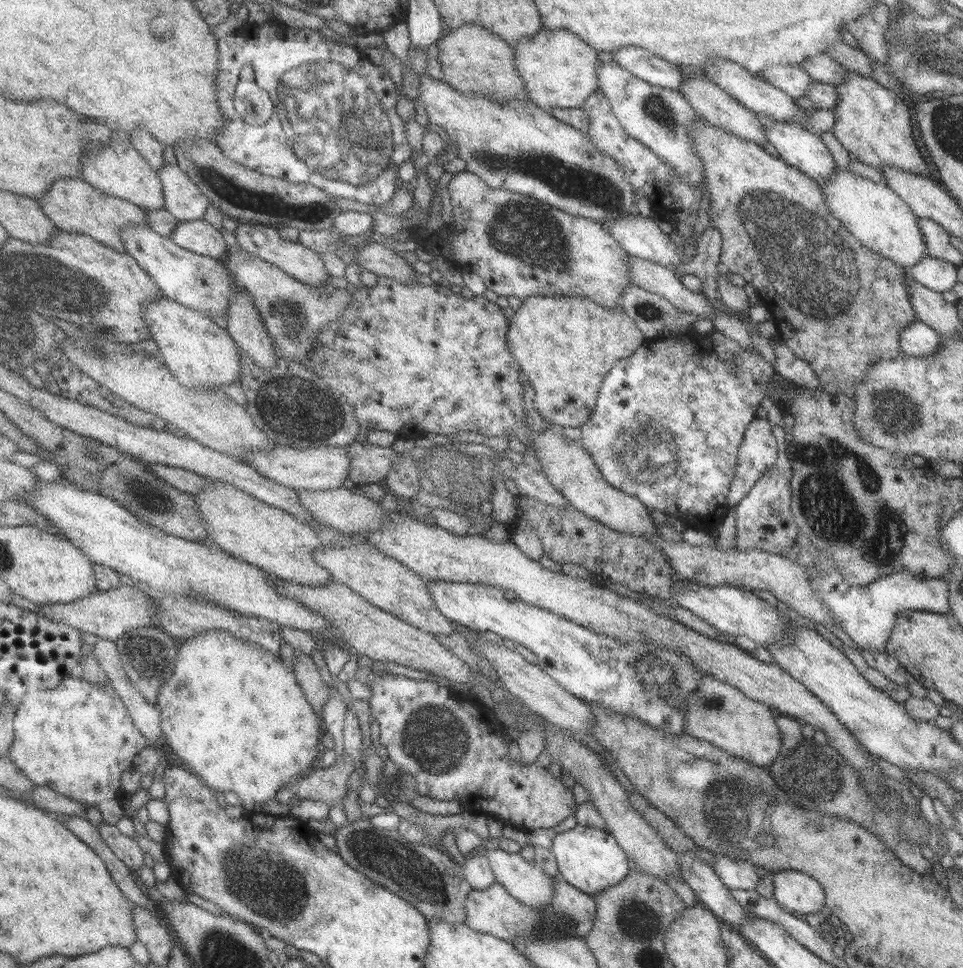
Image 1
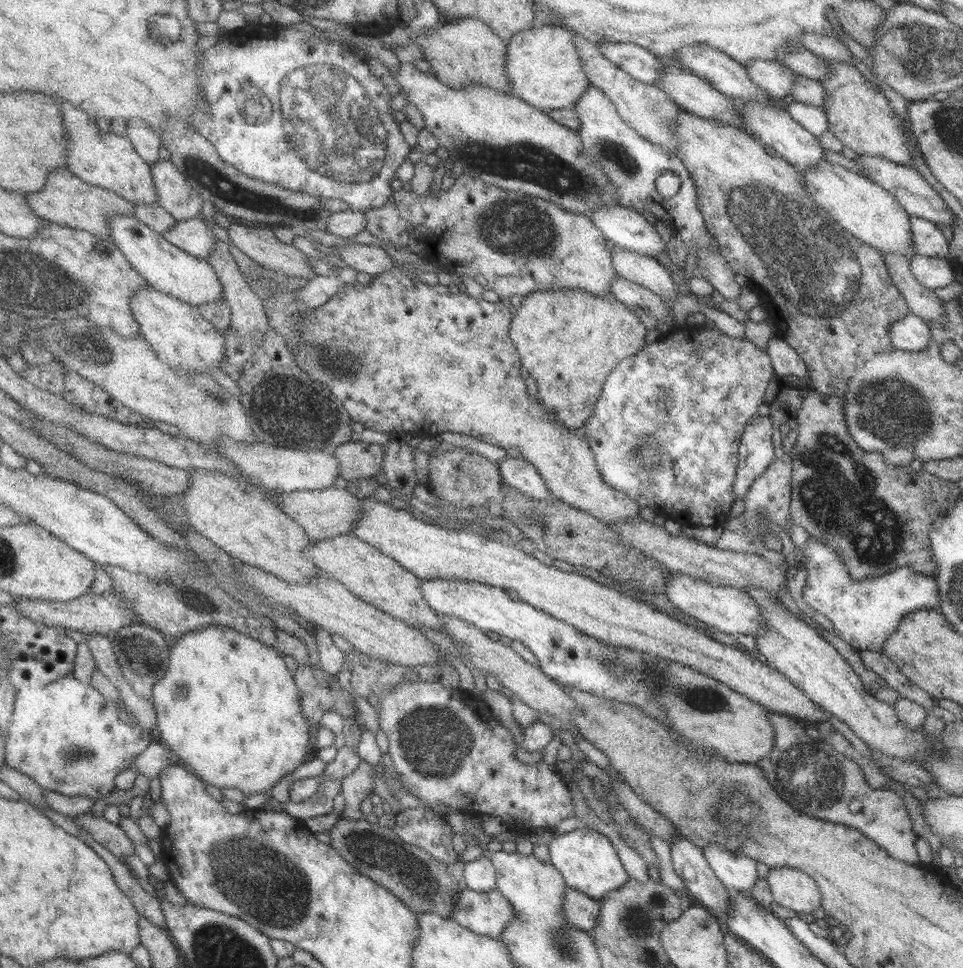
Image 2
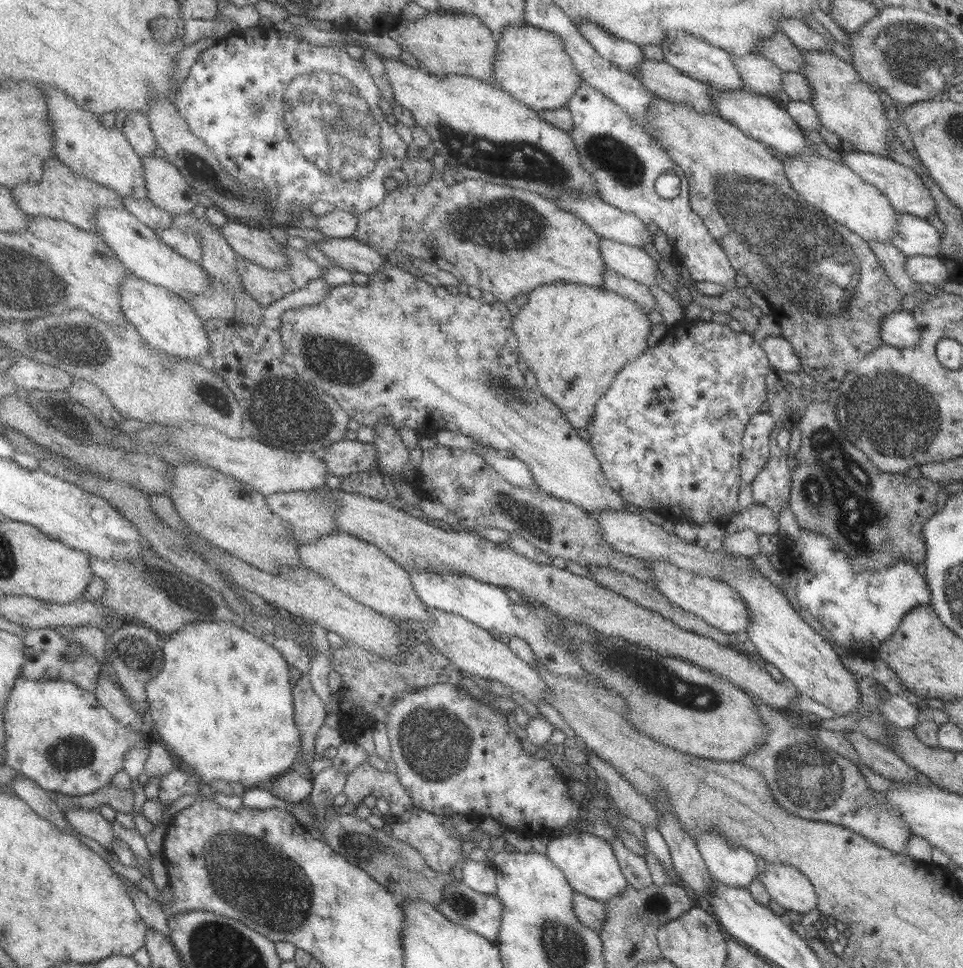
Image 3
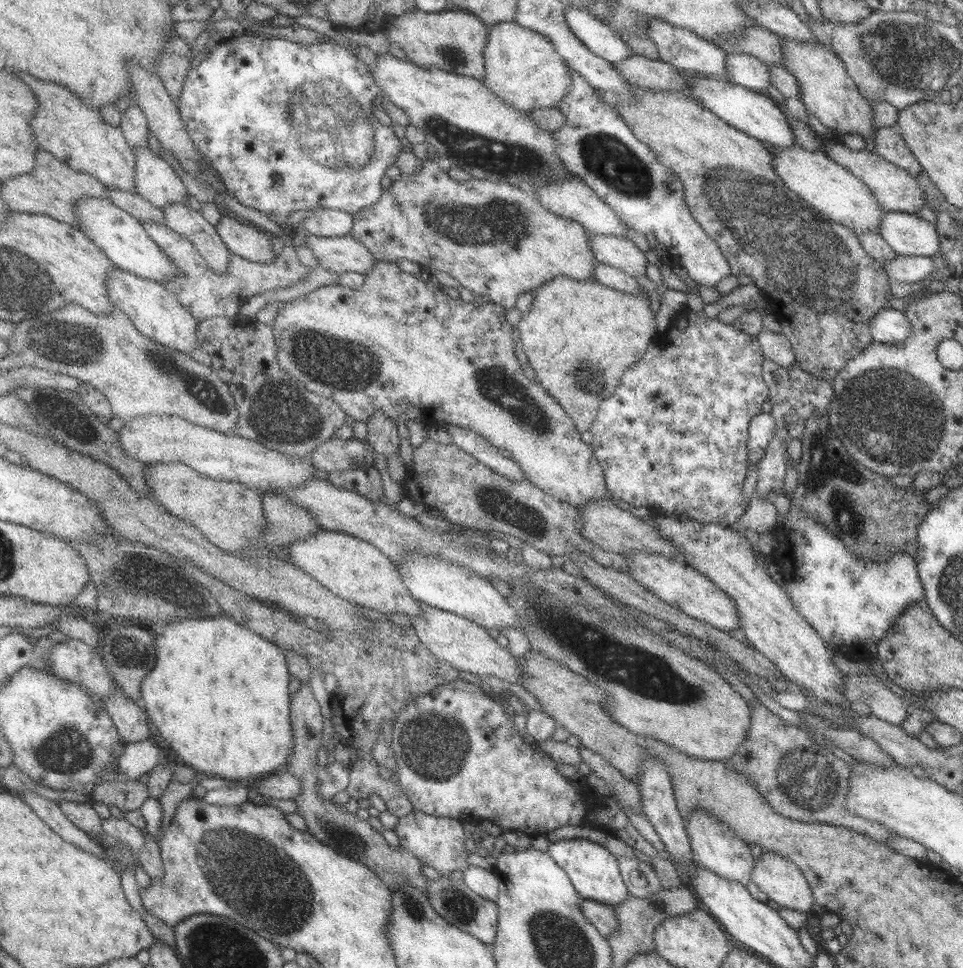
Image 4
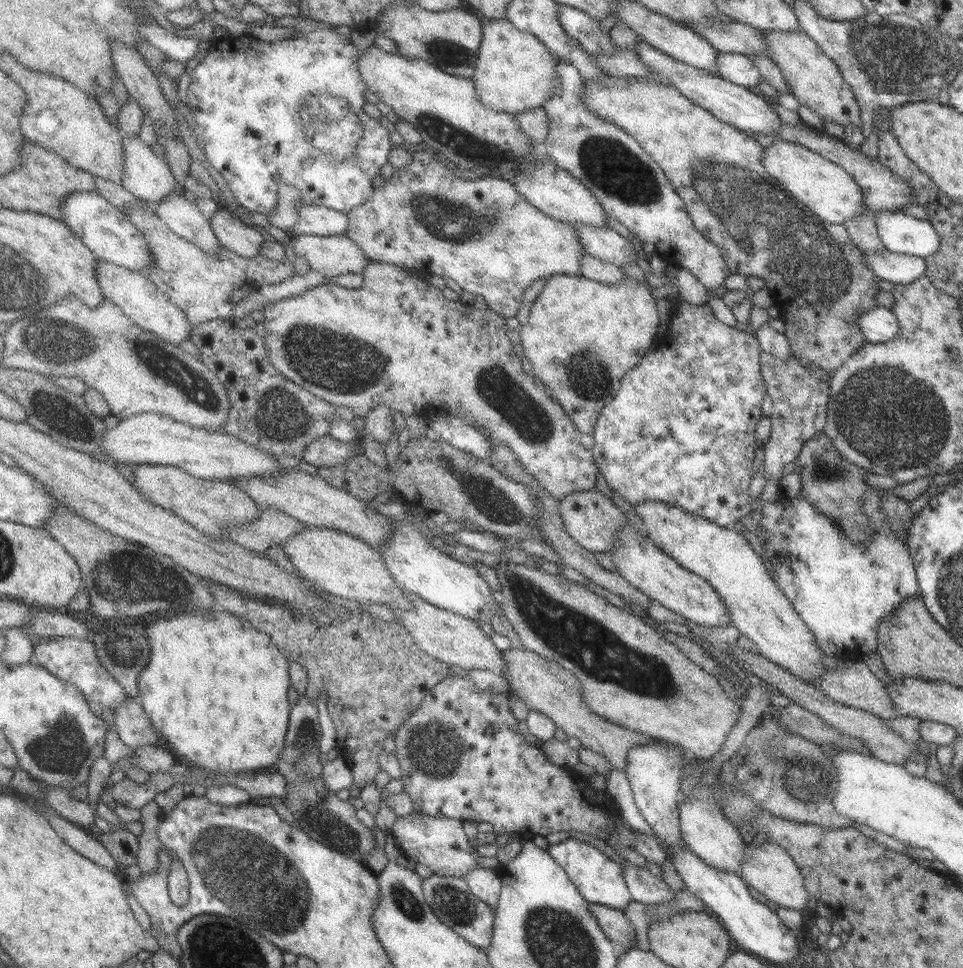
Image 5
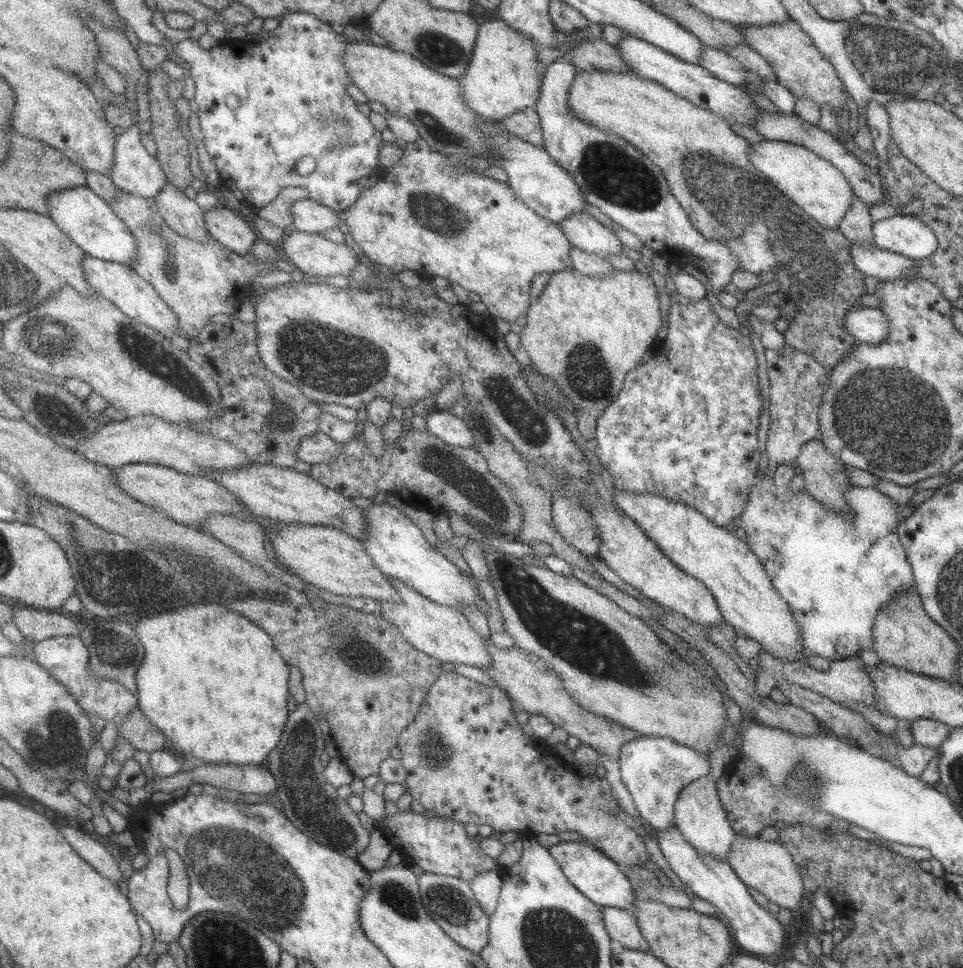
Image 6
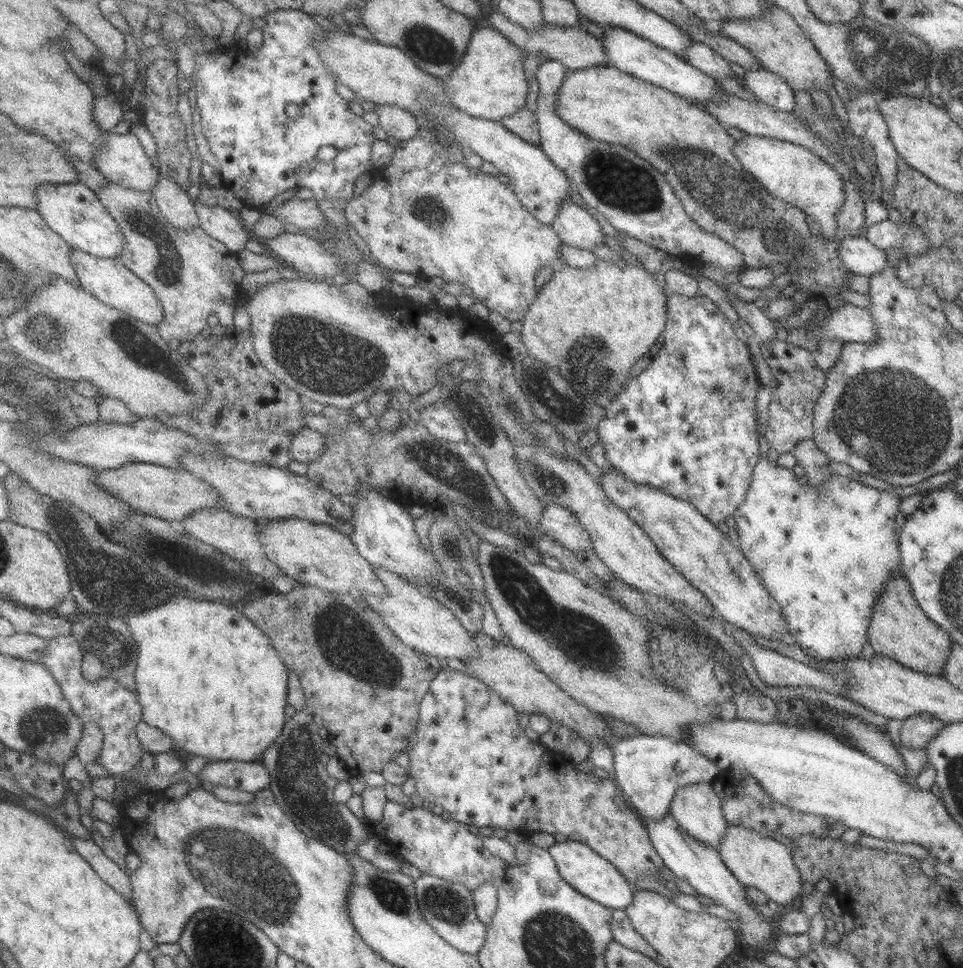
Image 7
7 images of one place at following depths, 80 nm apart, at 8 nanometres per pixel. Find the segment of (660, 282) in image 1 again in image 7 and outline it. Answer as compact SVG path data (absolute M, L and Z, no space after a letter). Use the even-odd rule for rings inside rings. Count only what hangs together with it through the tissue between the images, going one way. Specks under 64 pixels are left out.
M572 199L561 204L551 227L564 244L592 251L595 246L604 243L600 223Z

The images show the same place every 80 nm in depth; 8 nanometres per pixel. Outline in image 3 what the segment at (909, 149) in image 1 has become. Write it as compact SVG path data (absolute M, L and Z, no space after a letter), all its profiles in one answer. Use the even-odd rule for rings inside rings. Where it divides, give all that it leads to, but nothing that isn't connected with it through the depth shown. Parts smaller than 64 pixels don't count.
M799 49L799 53L805 64L801 73L812 87L809 103L816 109L824 128L837 134L841 140L850 141L853 150L887 156L889 142L895 134L895 124L887 121L878 93L868 82L859 78L854 65L841 59L838 52Z

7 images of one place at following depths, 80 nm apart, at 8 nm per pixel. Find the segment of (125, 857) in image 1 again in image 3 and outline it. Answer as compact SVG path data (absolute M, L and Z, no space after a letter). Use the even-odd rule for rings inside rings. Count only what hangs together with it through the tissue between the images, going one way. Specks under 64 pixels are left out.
M72 808L68 813L73 827L82 835L97 841L102 847L113 852L115 840L120 837L114 831L114 825L106 816L102 816L99 810L88 808Z

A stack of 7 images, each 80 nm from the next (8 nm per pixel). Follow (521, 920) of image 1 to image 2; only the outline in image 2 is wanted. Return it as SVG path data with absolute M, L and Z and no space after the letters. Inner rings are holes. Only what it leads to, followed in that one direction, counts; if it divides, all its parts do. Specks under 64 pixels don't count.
M466 887L455 899L458 904L452 910L452 919L482 936L498 940L507 923L516 918L512 905L498 889L476 892ZM565 888L565 899L562 901L562 916L571 927L592 932L600 917L600 902L578 892L573 888Z

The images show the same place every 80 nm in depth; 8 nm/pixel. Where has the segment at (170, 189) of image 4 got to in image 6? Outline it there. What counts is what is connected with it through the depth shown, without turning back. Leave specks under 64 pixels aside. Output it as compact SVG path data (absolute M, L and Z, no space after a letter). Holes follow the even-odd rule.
M138 123L118 137L117 164L110 175L122 191L146 198L157 197L170 183L161 160L144 146Z

